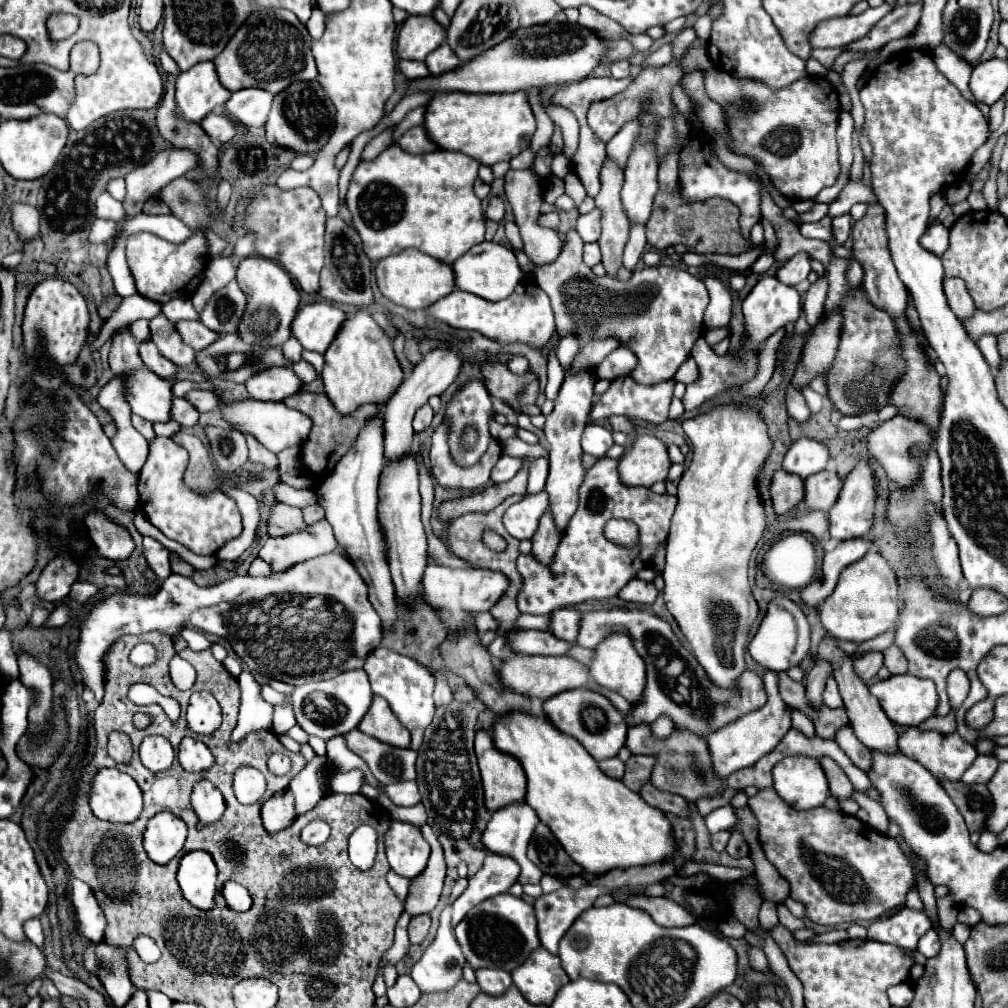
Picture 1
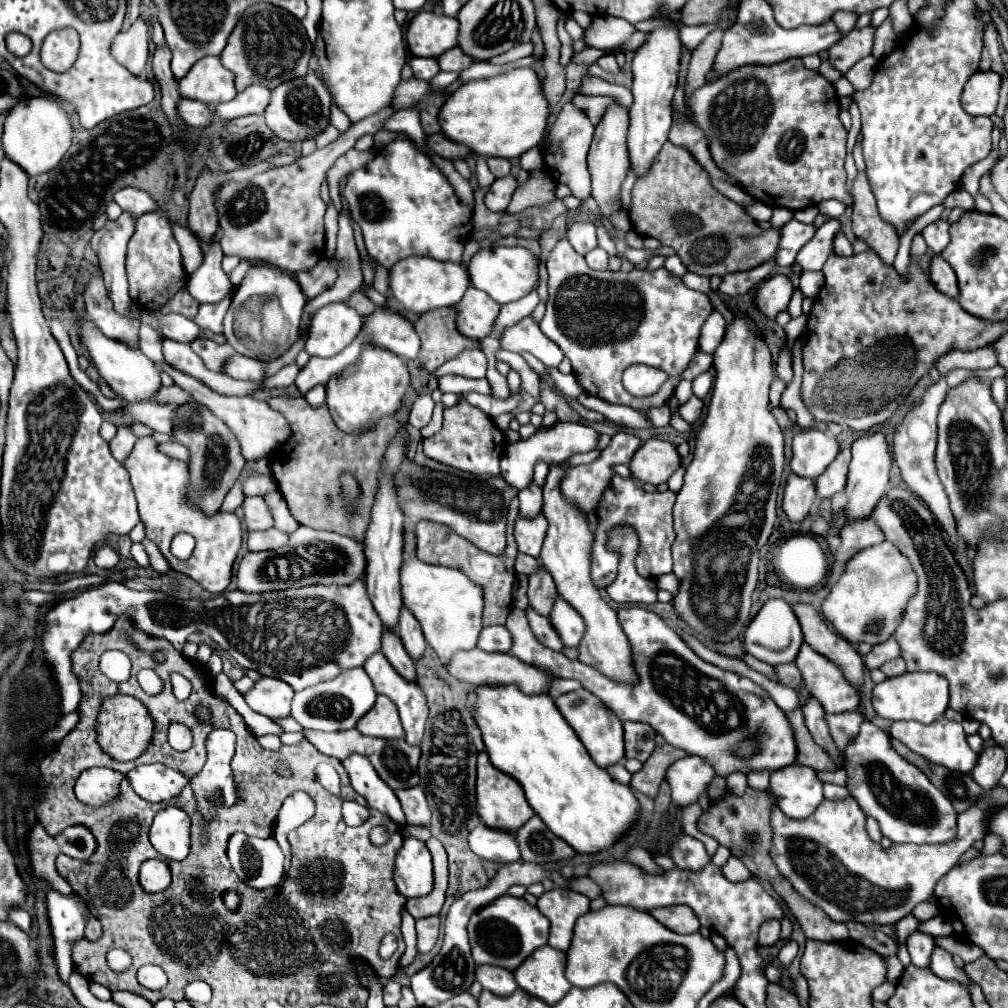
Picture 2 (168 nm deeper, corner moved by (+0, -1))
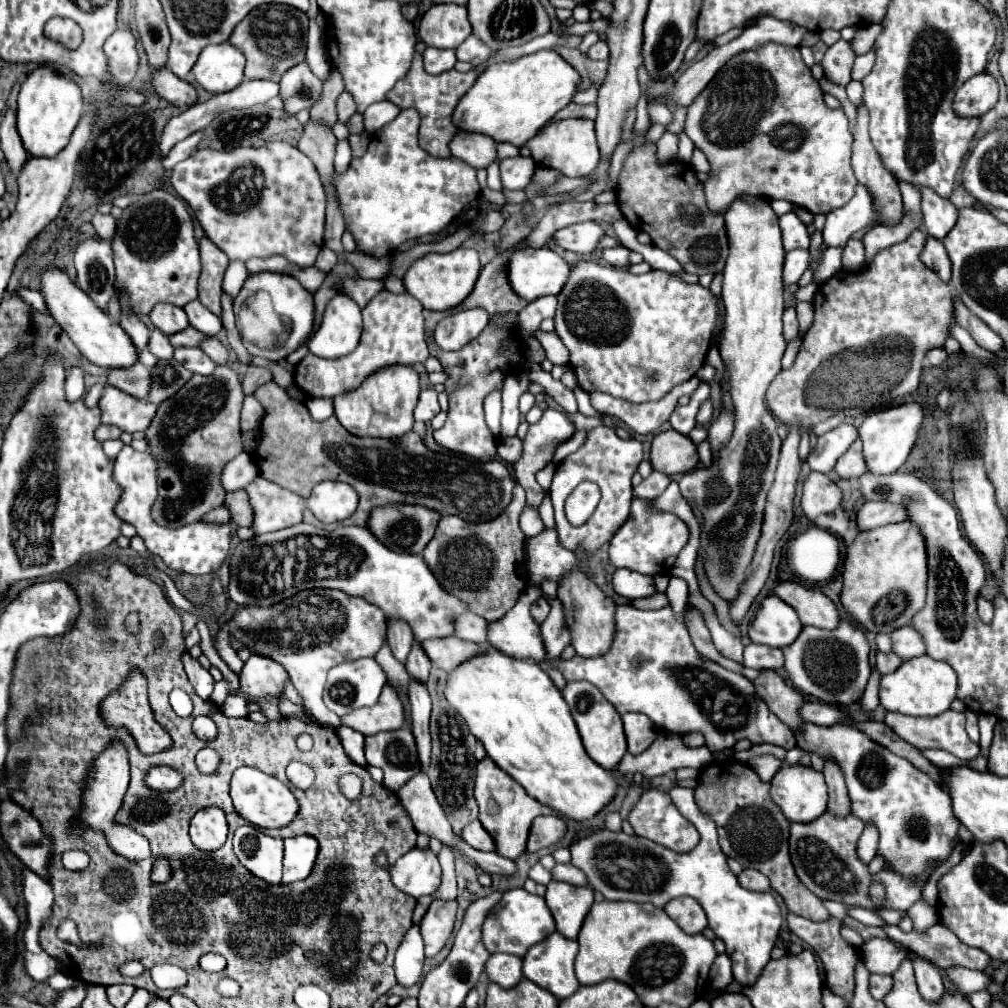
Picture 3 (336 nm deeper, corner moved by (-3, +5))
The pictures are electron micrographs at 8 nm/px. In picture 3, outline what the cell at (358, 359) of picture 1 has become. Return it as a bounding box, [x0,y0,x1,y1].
[333,366,419,438]

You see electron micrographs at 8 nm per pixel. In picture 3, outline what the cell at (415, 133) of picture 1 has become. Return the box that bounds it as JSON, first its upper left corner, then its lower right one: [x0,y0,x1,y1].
[449,132,497,168]

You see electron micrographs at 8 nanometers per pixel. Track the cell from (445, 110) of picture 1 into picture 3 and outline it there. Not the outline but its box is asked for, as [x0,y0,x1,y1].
[453,50,579,146]

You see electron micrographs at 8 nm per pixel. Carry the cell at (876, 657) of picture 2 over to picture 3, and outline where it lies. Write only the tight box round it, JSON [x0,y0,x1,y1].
[891,626,925,660]

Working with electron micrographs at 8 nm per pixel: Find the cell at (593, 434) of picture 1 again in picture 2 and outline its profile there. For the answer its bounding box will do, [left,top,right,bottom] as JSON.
[500,422,598,490]

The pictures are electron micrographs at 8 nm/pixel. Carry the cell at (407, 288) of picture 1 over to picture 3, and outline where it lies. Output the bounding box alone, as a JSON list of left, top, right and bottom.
[403,248,481,310]

